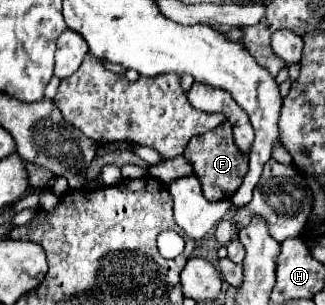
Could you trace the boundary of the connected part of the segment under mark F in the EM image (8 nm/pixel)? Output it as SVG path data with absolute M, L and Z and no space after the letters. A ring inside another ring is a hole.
M225 122L223 126L217 126L215 130L209 130L205 134L199 134L189 140L183 156L191 162L195 176L201 180L201 188L207 200L219 202L229 200L235 190L239 188L239 182L243 182L243 174L247 172L247 156L235 146L231 124Z

